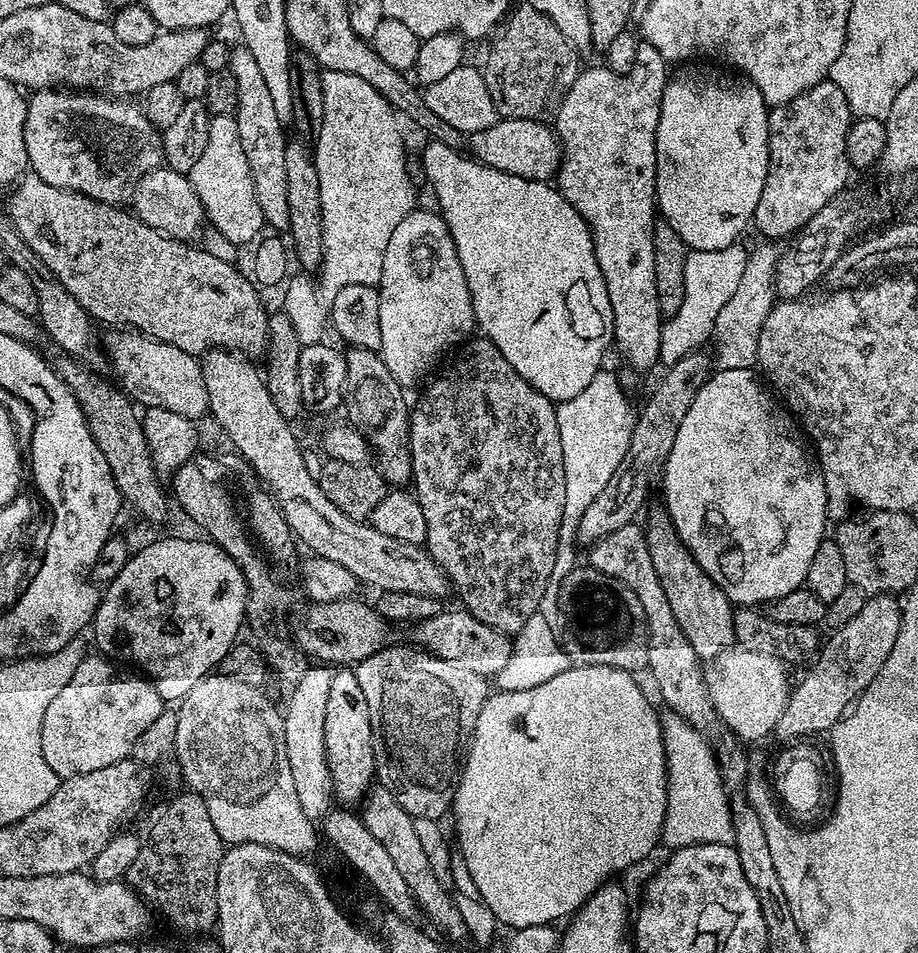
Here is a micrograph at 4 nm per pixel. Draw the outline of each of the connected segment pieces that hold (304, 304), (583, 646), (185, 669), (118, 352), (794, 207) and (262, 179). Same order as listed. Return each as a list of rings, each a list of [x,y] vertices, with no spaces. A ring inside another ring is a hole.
[[[325,71],[321,75],[322,94],[324,95],[324,117],[322,126],[314,141],[314,159],[318,170],[318,186],[322,194],[322,246],[324,261],[318,269],[320,281],[315,284],[311,275],[293,275],[287,281],[288,300],[292,308],[287,309],[290,322],[294,322],[301,345],[319,344],[325,339],[324,331],[329,331],[332,303],[345,286],[376,286],[382,278],[382,258],[390,234],[408,216],[413,215],[412,177],[408,175],[404,140],[396,125],[397,113],[393,111],[383,94],[362,78],[340,72]]]
[[[583,566],[584,568],[572,568],[560,580],[560,589],[556,592],[556,604],[560,607],[560,616],[564,619],[564,632],[562,628],[562,643],[564,652],[567,654],[569,661],[575,662],[577,665],[593,664],[594,666],[610,666],[617,668],[623,672],[639,673],[639,668],[643,669],[648,662],[648,627],[646,626],[646,614],[642,614],[642,606],[638,602],[638,598],[634,598],[633,592],[626,586],[622,586],[622,582],[618,582],[614,578],[607,576],[602,570],[591,566]]]
[[[168,536],[131,553],[118,578],[103,589],[97,612],[91,617],[92,636],[101,653],[109,658],[128,655],[135,667],[155,683],[165,702],[183,700],[202,678],[221,667],[228,651],[237,643],[240,627],[245,627],[248,611],[248,583],[240,568],[222,549],[207,538],[183,540]]]
[[[108,330],[105,332],[108,333],[106,333],[105,336],[103,333],[102,348],[110,364],[112,360],[112,368],[116,371],[117,376],[115,376],[115,379],[118,381],[119,387],[123,388],[137,405],[143,406],[144,408],[165,408],[166,410],[174,410],[174,414],[182,414],[182,418],[190,418],[197,422],[203,421],[203,416],[207,417],[209,415],[210,394],[206,394],[206,380],[202,378],[202,370],[200,369],[201,361],[197,359],[197,357],[191,356],[186,350],[178,350],[178,346],[170,346],[161,340],[153,340],[152,337],[146,335],[145,332],[137,332],[135,330]]]
[[[829,78],[818,82],[818,86],[810,86],[798,98],[790,98],[790,102],[777,104],[768,113],[768,173],[766,186],[762,190],[762,198],[758,198],[754,228],[761,232],[761,237],[772,242],[781,242],[795,237],[801,228],[830,202],[839,192],[849,187],[848,172],[850,165],[846,154],[846,134],[850,130],[854,117],[846,102],[846,94],[834,86]]]
[[[245,46],[232,48],[227,67],[238,82],[238,102],[234,113],[238,122],[238,138],[242,138],[242,150],[246,150],[246,162],[250,162],[250,178],[254,178],[254,194],[258,194],[258,206],[262,206],[265,225],[272,230],[287,229],[290,222],[290,205],[286,195],[286,146],[289,137],[286,128],[278,122],[269,87],[251,50]]]

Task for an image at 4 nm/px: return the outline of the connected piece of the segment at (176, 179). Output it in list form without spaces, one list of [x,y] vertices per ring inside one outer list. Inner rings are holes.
[[[161,166],[145,174],[131,189],[131,200],[131,211],[139,220],[146,222],[146,226],[157,228],[158,231],[171,236],[173,240],[195,241],[195,236],[206,228],[204,207],[191,179],[185,173],[176,172],[170,167]]]

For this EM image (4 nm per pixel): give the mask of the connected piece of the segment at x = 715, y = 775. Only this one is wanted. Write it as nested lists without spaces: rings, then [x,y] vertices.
[[[668,714],[663,717],[662,723],[664,725],[664,749],[666,750],[666,762],[668,763],[668,797],[666,798],[666,818],[664,825],[660,831],[660,839],[663,847],[668,847],[668,850],[675,850],[677,848],[685,848],[686,846],[694,846],[695,844],[723,844],[731,841],[732,838],[732,806],[730,803],[729,789],[724,786],[724,779],[720,776],[720,765],[716,761],[716,753],[713,745],[708,744],[709,737],[705,733],[697,730],[693,724],[686,722],[680,716],[675,714]]]

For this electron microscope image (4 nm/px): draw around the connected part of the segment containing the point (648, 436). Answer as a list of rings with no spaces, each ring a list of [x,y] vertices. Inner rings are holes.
[[[697,350],[683,356],[679,362],[671,365],[668,372],[656,384],[656,389],[648,396],[644,410],[635,417],[632,426],[632,445],[626,450],[626,458],[618,462],[618,470],[610,482],[594,502],[582,514],[580,524],[574,533],[575,539],[581,540],[585,546],[591,546],[606,538],[606,534],[614,534],[614,530],[622,530],[622,526],[633,523],[640,511],[645,511],[644,503],[648,500],[648,490],[652,479],[657,479],[670,454],[670,446],[674,446],[674,434],[678,434],[678,426],[682,426],[682,418],[686,418],[686,410],[690,410],[690,402],[694,402],[694,394],[708,380],[714,371],[714,360],[707,351]]]

